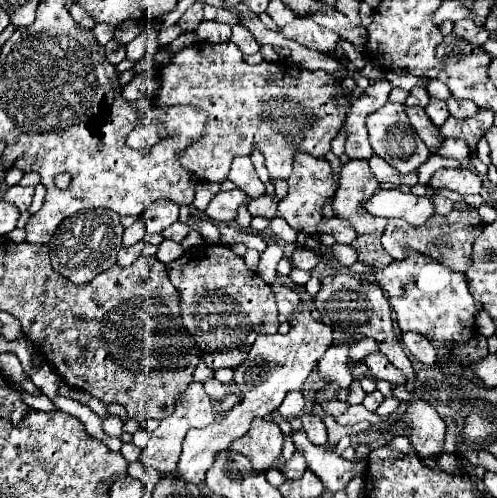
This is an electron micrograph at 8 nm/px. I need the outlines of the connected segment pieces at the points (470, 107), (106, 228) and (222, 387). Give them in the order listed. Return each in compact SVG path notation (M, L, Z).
M449 99L447 101L447 109L453 117L457 119L467 119L467 117L473 117L479 107L473 103L473 101L459 101L459 99Z
M109 209L79 211L77 215L63 219L57 231L53 233L53 239L47 243L51 253L51 267L73 283L89 283L99 271L111 269L115 265L117 249L121 247L121 235L123 225L115 211Z
M209 377L209 379L207 379L205 383L203 383L203 387L205 387L207 395L209 395L209 397L213 397L213 399L219 399L219 397L225 397L225 395L229 393L229 387L227 387L225 383L217 381L215 377Z

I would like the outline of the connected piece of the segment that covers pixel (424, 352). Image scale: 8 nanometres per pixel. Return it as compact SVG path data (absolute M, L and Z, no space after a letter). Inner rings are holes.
M407 331L407 333L403 333L401 339L403 339L405 347L411 351L411 355L419 363L425 363L425 365L433 365L435 363L435 349L433 349L433 345L423 335Z

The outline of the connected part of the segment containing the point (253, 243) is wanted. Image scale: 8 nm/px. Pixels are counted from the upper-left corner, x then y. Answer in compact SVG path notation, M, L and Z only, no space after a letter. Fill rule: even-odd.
M245 231L245 247L257 249L259 253L263 253L265 247L267 247L267 243L265 243L265 237L263 235L253 233L253 231Z

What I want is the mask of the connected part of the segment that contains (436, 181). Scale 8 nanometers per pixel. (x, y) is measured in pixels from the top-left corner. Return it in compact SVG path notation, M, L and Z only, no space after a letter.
M463 167L435 171L429 185L445 187L445 189L457 191L461 195L477 195L477 193L481 193L481 177L475 175L469 169L463 169Z

